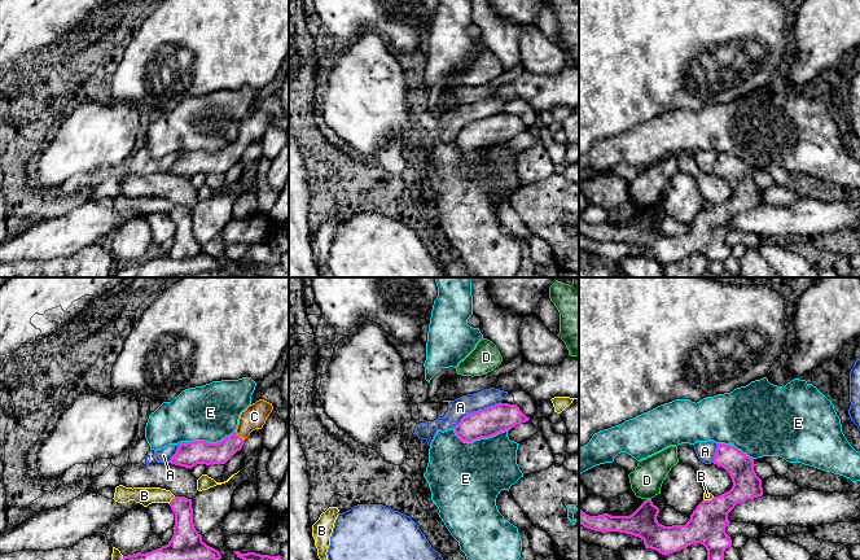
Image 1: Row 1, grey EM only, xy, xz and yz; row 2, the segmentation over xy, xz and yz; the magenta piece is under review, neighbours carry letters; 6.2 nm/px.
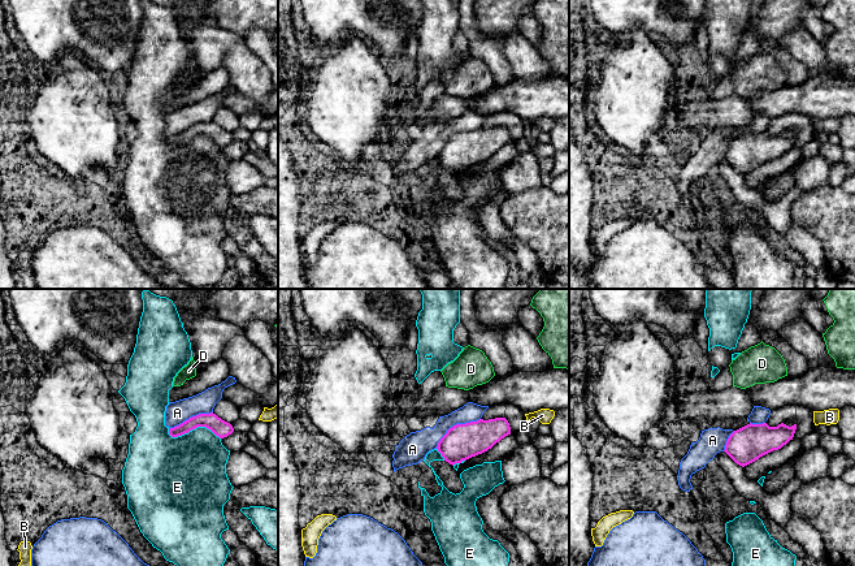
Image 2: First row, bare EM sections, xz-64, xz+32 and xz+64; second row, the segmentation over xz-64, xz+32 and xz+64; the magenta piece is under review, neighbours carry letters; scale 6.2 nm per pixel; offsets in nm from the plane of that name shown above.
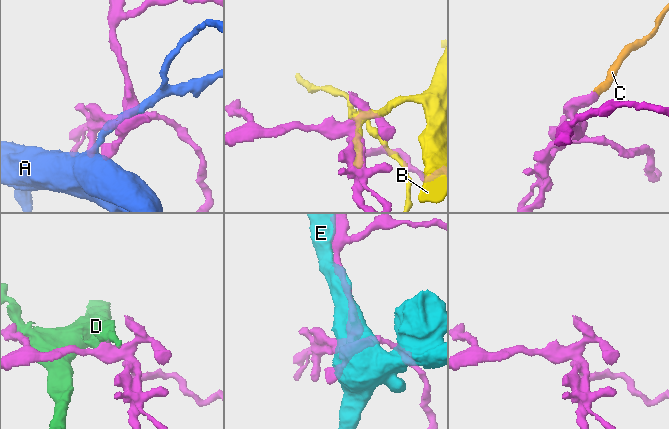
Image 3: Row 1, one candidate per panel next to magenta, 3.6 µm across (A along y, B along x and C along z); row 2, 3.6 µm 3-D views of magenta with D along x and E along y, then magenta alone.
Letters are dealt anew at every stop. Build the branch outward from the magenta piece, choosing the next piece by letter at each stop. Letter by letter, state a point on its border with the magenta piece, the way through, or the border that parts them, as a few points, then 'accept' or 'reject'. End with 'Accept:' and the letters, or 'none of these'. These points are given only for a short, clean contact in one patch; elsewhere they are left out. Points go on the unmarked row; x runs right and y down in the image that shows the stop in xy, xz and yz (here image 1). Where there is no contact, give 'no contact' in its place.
A: contact xz (477, 121); reject
B: contact xy (171, 210); reject
C: contact xy (238, 145); way xy (202, 162), (220, 162), (238, 145), (254, 126); accept
D: contact yz (649, 209); border yz (646, 208), (650, 209); reject
E: contact xz (481, 147); reject
Accept: C

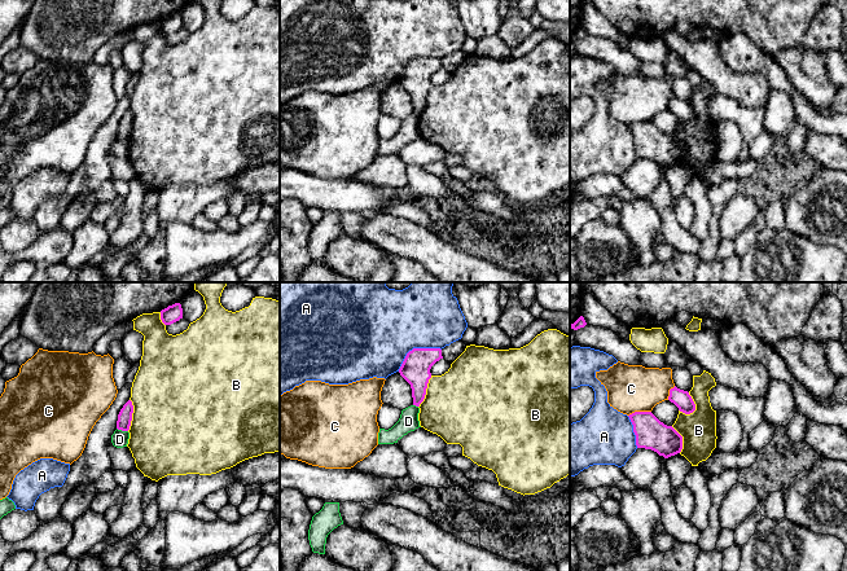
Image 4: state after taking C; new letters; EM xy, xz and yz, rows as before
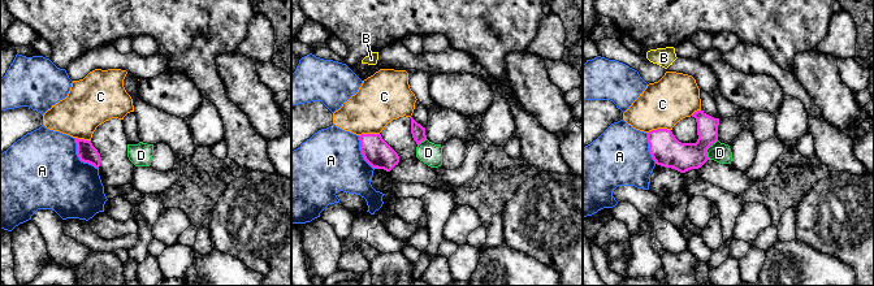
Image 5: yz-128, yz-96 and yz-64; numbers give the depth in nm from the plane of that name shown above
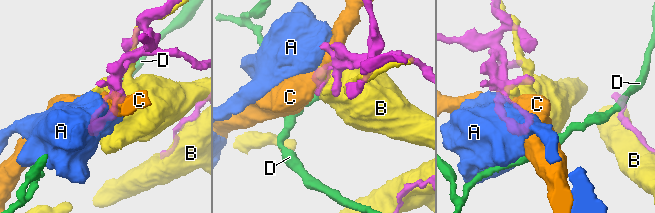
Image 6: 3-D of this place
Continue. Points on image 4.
A: contact xz (415, 58); reject
B: contact yz (694, 115); reject
C: contact yz (639, 122); reject
D: contact xy (122, 140); border xy (117, 137), (127, 141); reject
Accept: none of these

